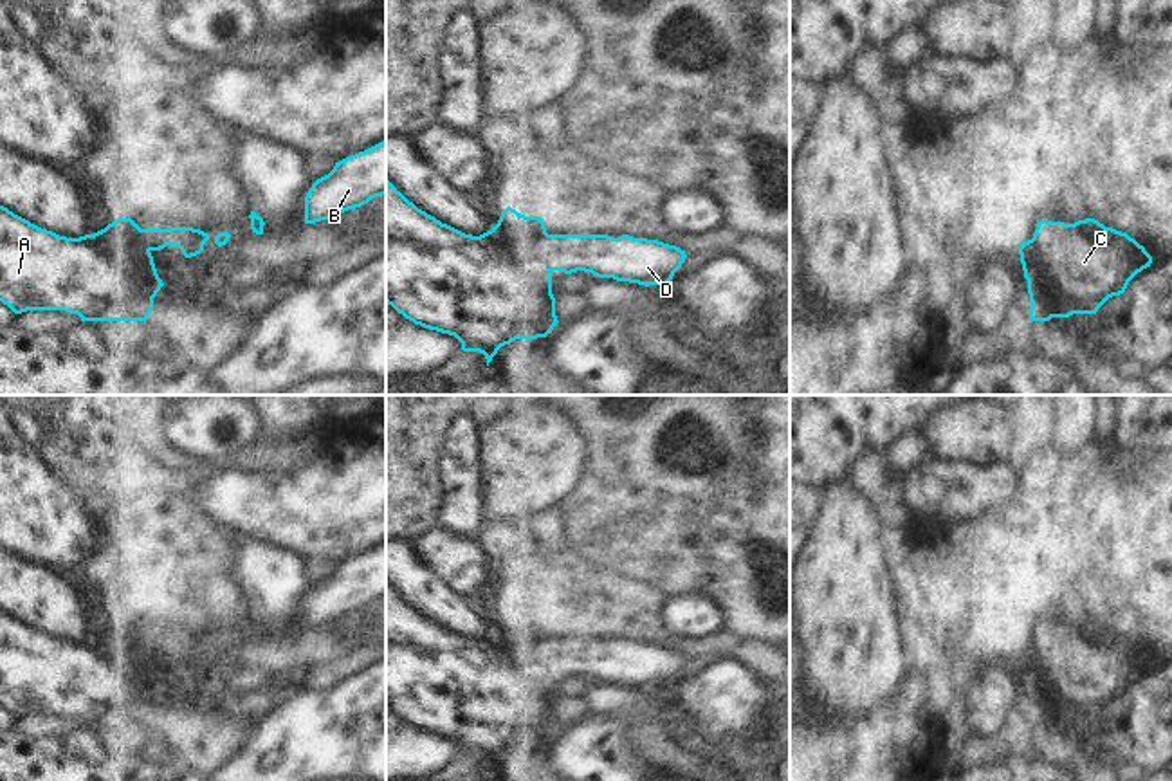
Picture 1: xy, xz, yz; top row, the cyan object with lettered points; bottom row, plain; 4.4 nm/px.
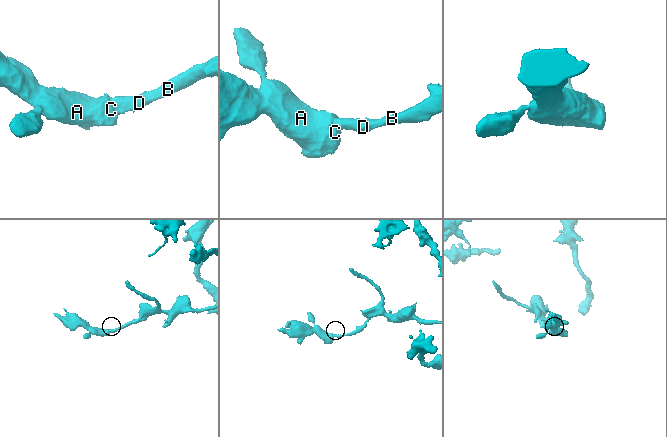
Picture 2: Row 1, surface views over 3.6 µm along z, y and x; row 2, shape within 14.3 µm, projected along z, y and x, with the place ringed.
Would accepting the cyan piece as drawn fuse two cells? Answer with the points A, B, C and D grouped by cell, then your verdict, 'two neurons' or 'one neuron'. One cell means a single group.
A B C D | one neuron

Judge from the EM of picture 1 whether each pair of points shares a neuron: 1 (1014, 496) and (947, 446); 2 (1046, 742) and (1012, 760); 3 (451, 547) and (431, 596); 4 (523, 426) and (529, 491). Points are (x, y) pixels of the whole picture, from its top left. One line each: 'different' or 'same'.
1: different
2: same
3: different
4: same

